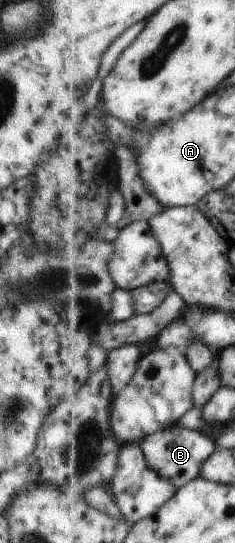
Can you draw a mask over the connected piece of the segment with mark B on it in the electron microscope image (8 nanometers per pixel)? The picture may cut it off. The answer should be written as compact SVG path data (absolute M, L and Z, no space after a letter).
M179 424L147 436L141 444L149 469L168 479L177 489L199 478L203 464L218 448L213 438L199 430L184 429Z

